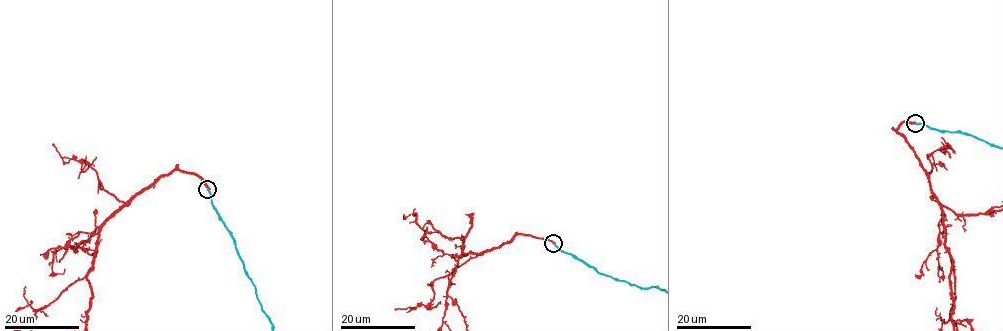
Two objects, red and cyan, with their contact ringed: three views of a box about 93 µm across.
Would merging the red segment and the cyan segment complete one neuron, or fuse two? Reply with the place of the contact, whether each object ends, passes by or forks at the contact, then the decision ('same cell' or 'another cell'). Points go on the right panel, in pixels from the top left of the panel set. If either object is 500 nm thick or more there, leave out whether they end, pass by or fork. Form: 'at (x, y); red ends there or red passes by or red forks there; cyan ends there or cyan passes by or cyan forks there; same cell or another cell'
at (915, 123); red ends there; cyan ends there; another cell

